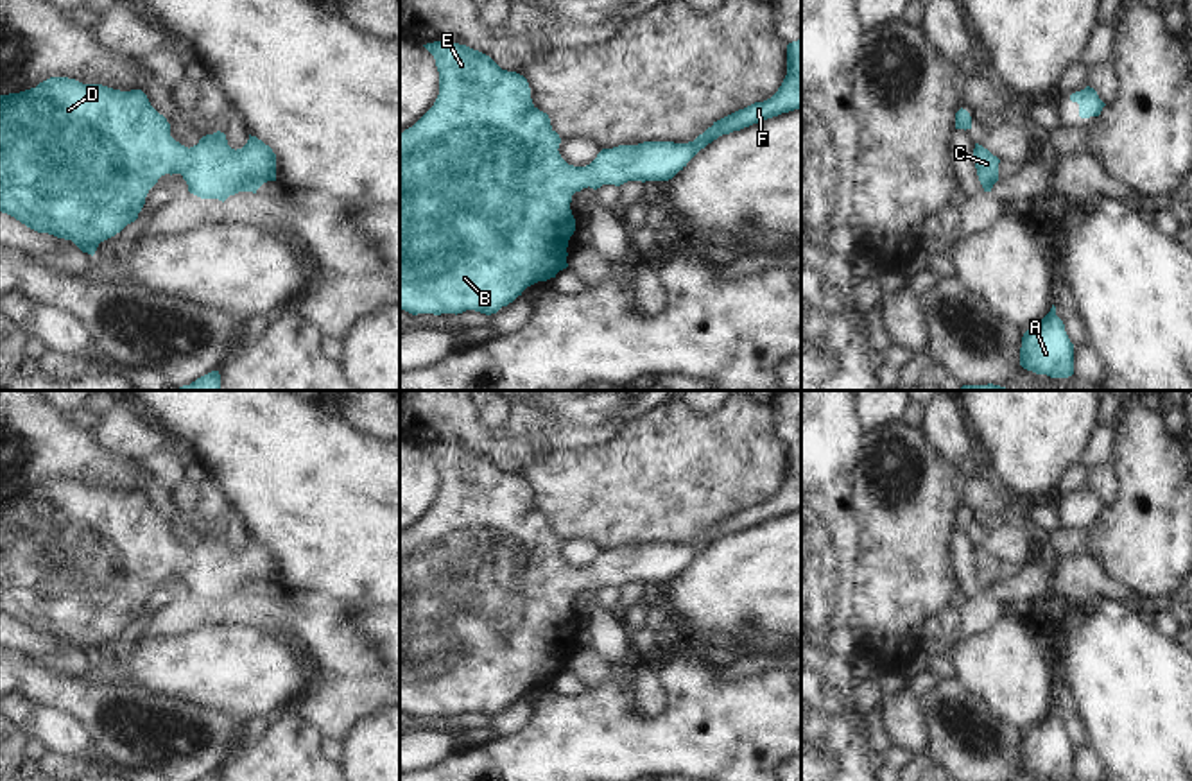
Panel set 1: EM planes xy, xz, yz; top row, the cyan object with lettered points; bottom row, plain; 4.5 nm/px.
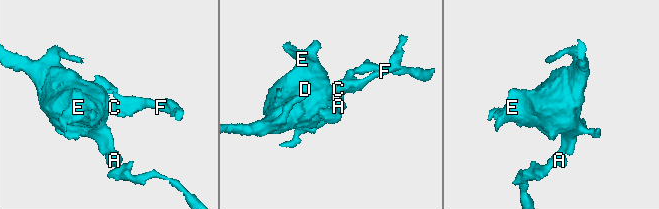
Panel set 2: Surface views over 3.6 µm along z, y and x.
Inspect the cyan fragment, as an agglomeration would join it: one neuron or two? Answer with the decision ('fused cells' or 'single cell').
single cell

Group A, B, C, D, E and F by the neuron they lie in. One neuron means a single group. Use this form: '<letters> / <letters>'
A B C D E F

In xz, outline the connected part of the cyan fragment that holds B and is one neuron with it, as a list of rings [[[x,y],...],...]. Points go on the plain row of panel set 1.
[[[801,441],[787,446],[787,476],[778,493],[739,511],[708,528],[694,543],[644,543],[602,550],[586,568],[568,566],[559,555],[559,536],[547,514],[531,500],[523,476],[502,471],[489,457],[466,446],[434,442],[423,446],[436,460],[439,496],[434,507],[409,530],[400,534],[400,709],[418,715],[462,715],[475,711],[497,715],[522,693],[556,679],[568,668],[566,648],[575,632],[570,611],[572,596],[583,589],[620,588],[627,582],[669,582],[708,545],[722,536],[801,509]]]

